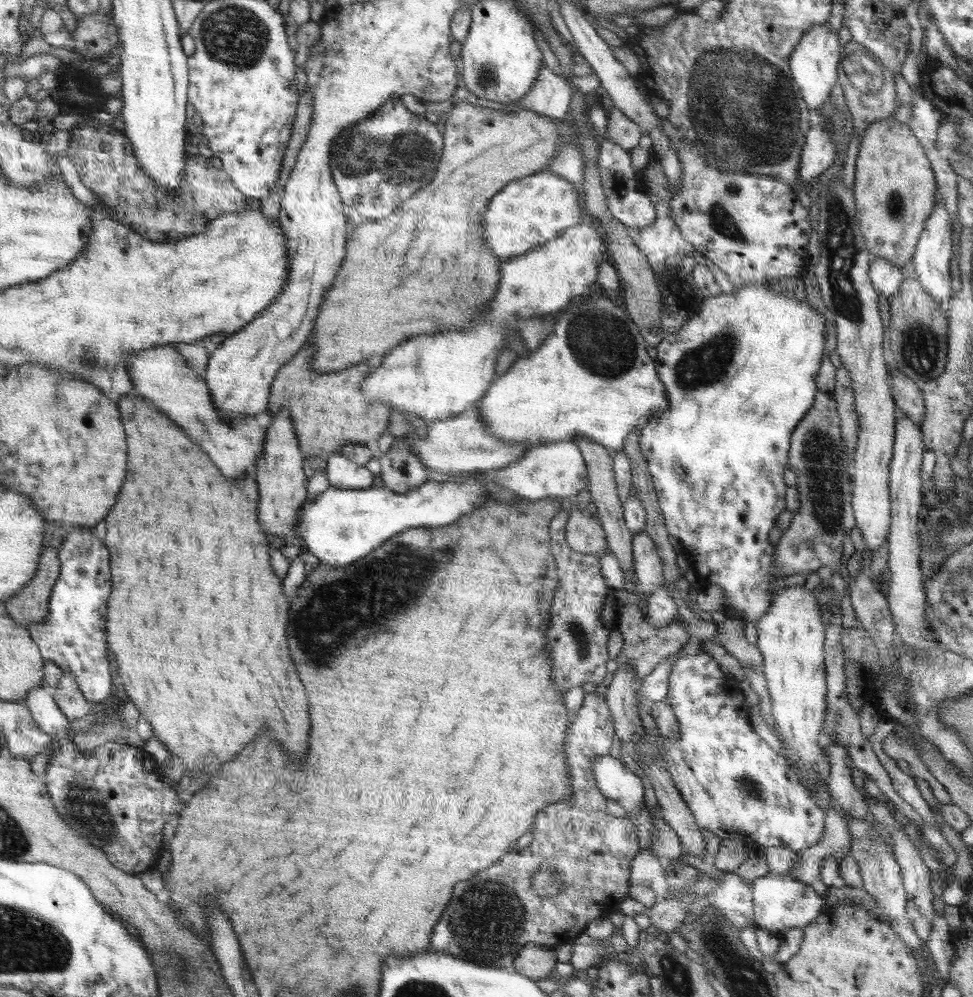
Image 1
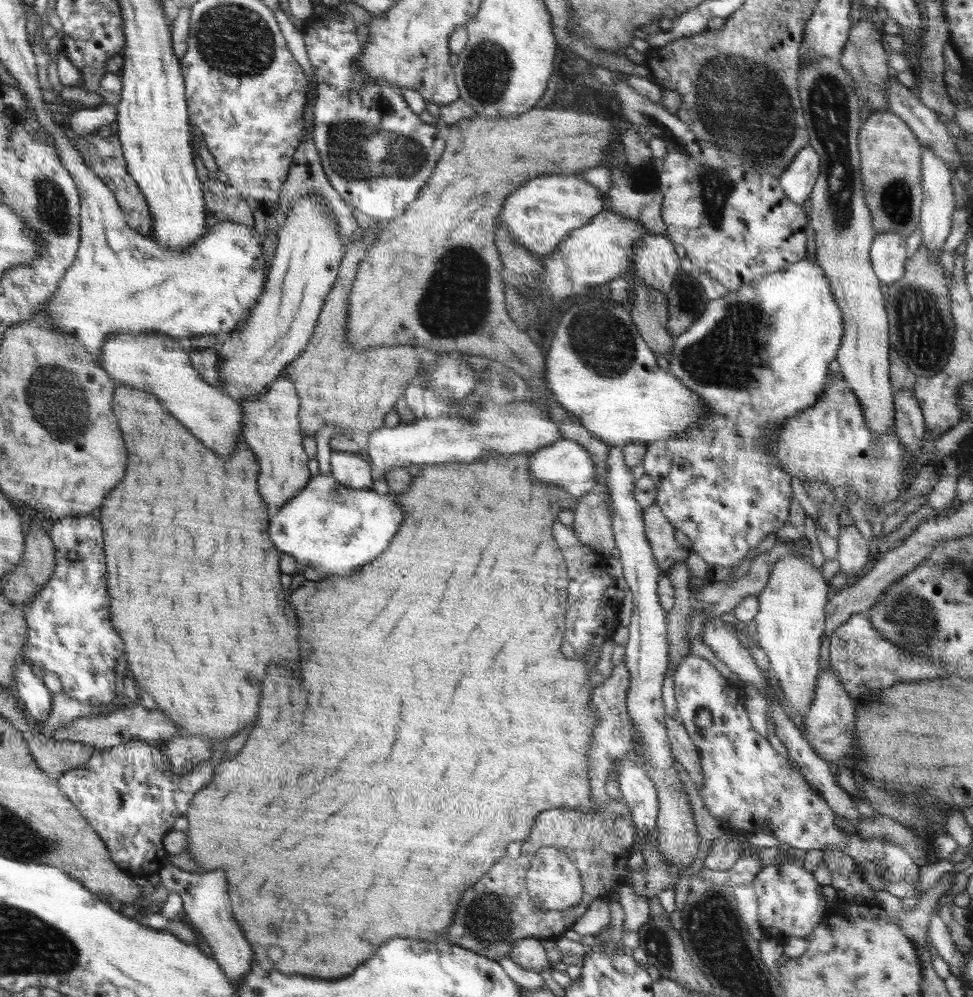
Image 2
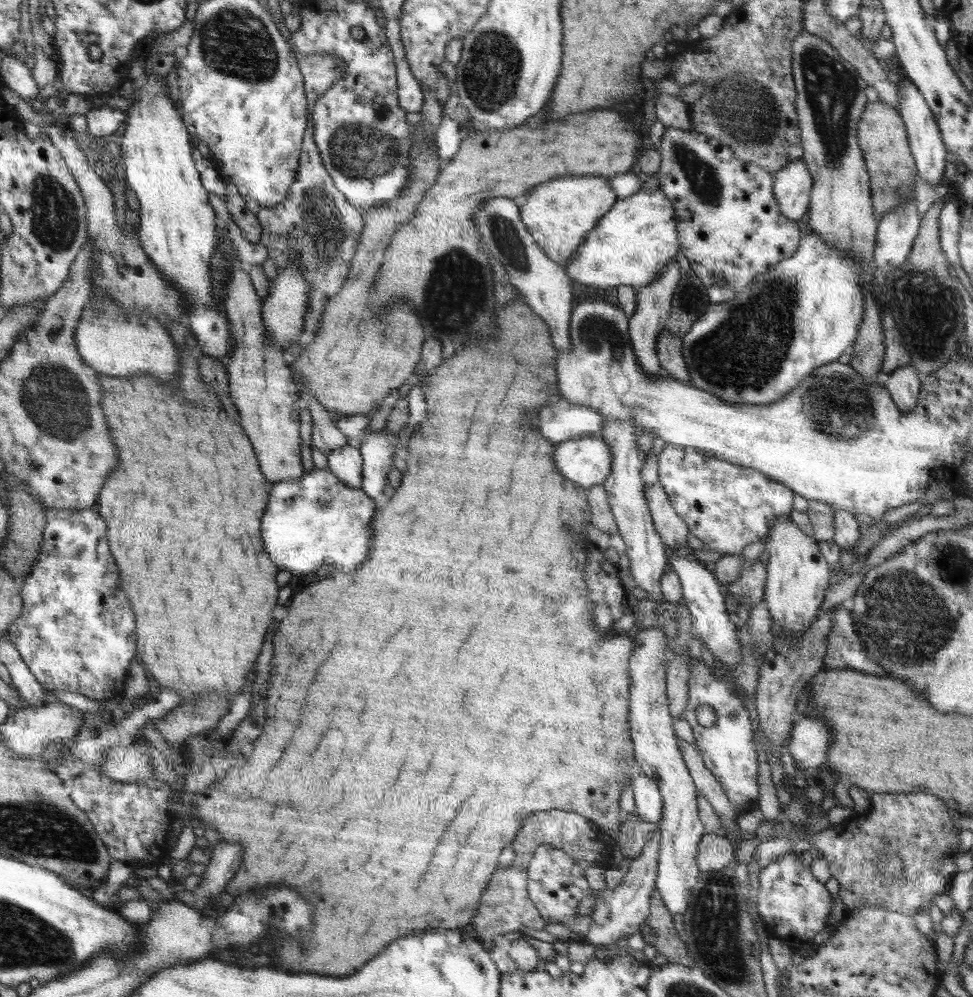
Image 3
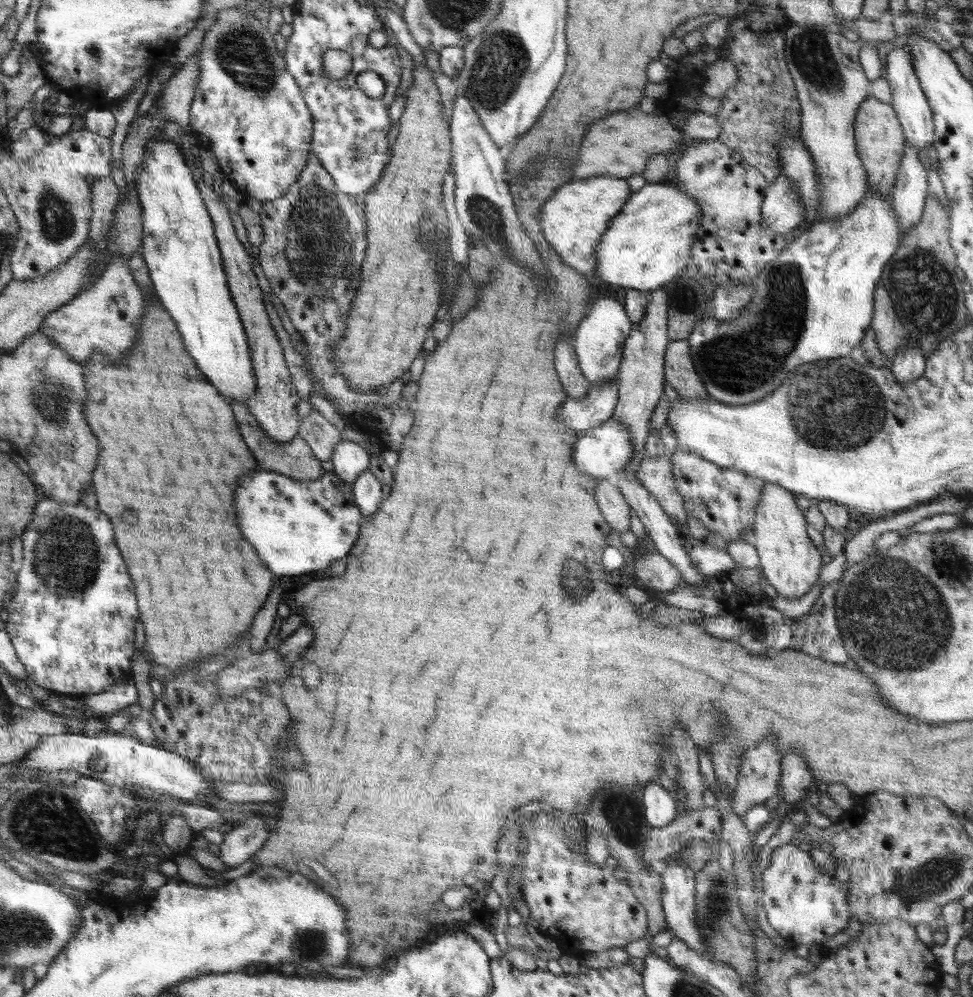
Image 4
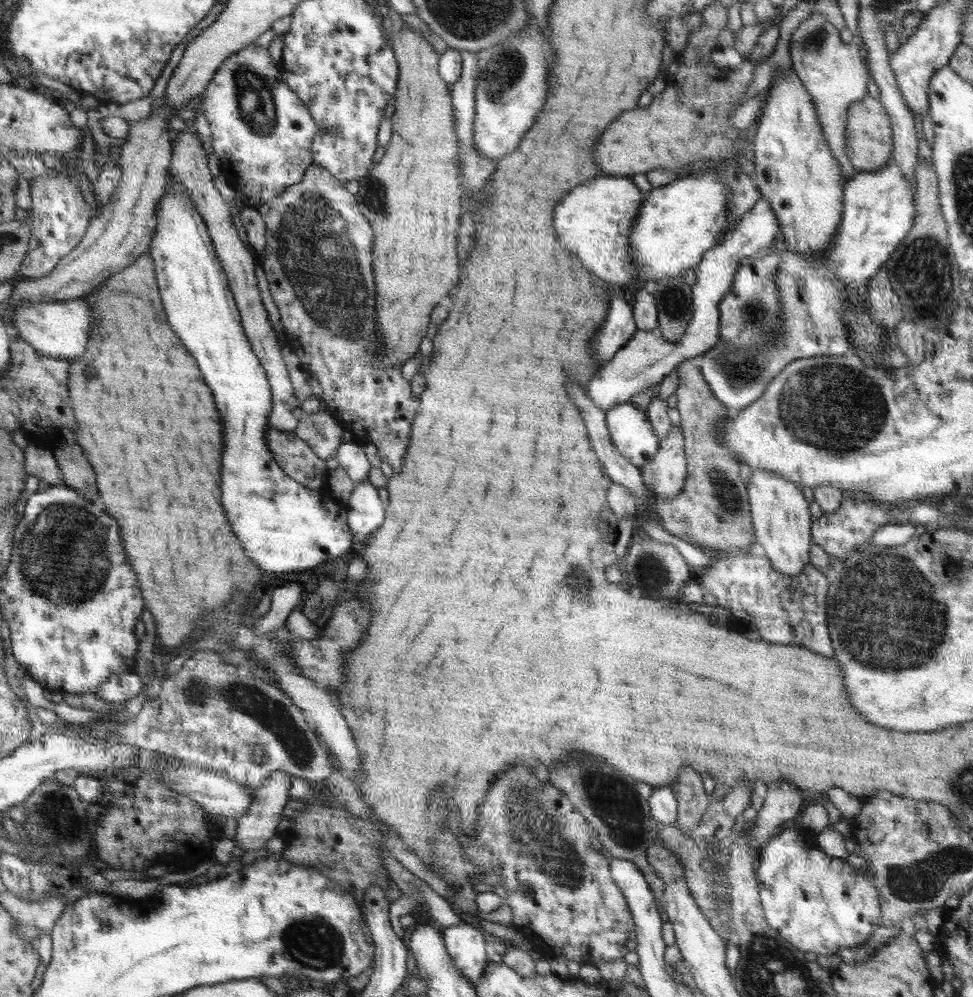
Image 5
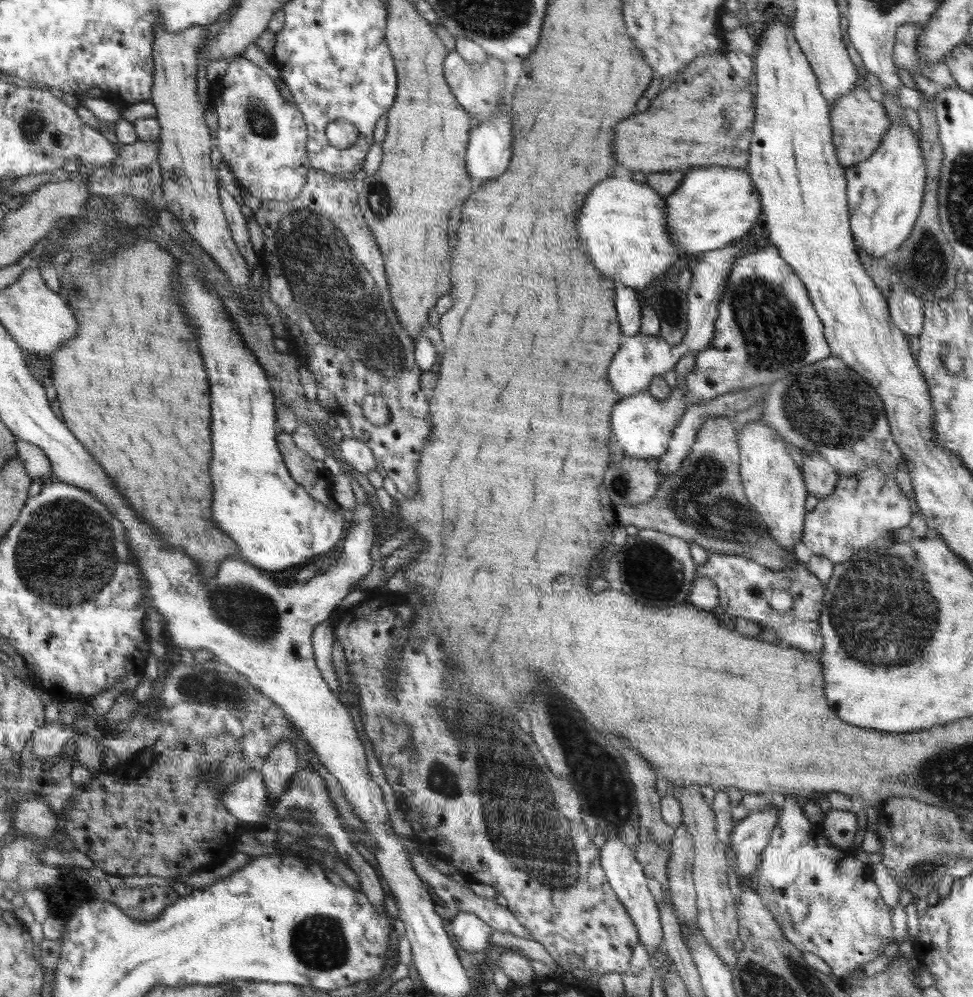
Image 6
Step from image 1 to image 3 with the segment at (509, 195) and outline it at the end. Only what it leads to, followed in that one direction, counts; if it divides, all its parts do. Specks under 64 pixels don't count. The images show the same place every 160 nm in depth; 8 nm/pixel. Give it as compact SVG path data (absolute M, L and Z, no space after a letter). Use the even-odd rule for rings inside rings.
M564 176L538 184L526 193L526 202L520 208L521 219L528 232L534 237L538 246L560 266L567 264L575 257L575 251L583 244L585 236L597 225L597 222L612 209L617 202L616 194L607 178L599 176Z

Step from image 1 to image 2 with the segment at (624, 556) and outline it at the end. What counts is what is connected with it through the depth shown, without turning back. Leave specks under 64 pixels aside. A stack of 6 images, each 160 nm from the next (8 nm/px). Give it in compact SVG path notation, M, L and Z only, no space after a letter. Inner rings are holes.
M534 108L529 111L523 112L514 118L490 118L488 116L475 115L470 119L462 119L456 124L449 126L448 131L445 131L445 152L441 154L441 160L437 163L436 170L433 171L432 178L425 184L424 190L420 192L420 195L407 207L404 214L401 214L394 220L389 220L382 224L380 227L379 235L369 248L370 256L366 256L362 268L360 266L357 270L357 278L353 284L351 293L349 294L349 324L346 340L349 341L350 346L355 351L364 351L366 348L374 347L393 347L393 346L406 346L414 345L418 346L424 353L438 353L448 352L452 353L452 350L460 350L460 353L476 354L476 356L492 356L496 360L502 360L502 364L510 366L516 374L520 374L520 378L528 384L528 388L532 390L532 396L536 400L541 400L541 404L547 407L548 415L550 419L559 426L560 432L563 437L575 440L578 444L581 444L592 457L592 460L596 465L597 472L597 489L600 490L600 494L603 496L609 512L611 514L611 504L609 504L609 494L607 494L607 486L605 486L605 480L607 475L607 458L608 458L608 444L599 439L598 435L590 432L587 428L583 427L582 422L578 420L577 416L574 416L572 412L564 410L556 398L552 396L552 392L547 391L546 386L546 370L544 370L544 356L540 354L540 350L536 348L536 344L526 336L522 334L516 324L510 320L508 314L506 314L506 306L504 306L504 294L502 294L502 256L497 248L496 233L494 230L497 228L496 220L500 215L501 209L505 205L505 201L509 199L512 192L516 191L524 183L528 183L529 180L538 178L546 174L564 174L574 175L583 170L594 168L596 166L603 166L606 164L608 158L610 158L610 150L612 150L612 144L618 140L616 136L616 130L612 128L612 124L608 119L600 113L588 113L576 110L564 110L554 108Z

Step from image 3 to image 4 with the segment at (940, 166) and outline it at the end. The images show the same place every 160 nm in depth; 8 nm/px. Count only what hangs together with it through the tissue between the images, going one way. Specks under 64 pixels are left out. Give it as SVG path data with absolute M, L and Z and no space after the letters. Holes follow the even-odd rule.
M904 47L895 48L891 49L887 58L886 81L892 88L892 109L902 126L906 142L911 145L910 147L915 148L916 154L919 150L925 150L928 155L928 147L933 144L934 134L936 134L933 113L922 88L920 88L920 83L917 81L914 65L910 62L911 54Z

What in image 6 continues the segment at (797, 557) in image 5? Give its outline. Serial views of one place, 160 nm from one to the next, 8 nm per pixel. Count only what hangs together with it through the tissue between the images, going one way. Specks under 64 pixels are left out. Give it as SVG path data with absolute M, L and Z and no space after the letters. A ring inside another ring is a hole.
M760 421L747 423L737 433L739 448L739 473L743 489L749 503L759 512L768 531L771 532L774 544L784 550L792 550L802 542L805 502L807 488L803 481L803 473L790 457L785 442L779 439L775 430L765 427Z

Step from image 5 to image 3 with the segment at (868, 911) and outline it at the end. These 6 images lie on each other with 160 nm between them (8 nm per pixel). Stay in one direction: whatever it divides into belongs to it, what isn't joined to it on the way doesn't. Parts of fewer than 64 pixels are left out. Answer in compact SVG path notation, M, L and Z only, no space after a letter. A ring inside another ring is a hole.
M792 852L766 863L759 872L757 910L769 936L782 940L795 952L800 946L813 942L814 936L824 930L832 912L836 896L818 882L810 868L803 865L800 855Z

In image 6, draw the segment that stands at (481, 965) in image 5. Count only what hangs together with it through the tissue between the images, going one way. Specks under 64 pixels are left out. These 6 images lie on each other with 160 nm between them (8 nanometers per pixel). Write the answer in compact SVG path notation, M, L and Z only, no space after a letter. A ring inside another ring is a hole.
M458 912L451 920L451 931L462 950L474 953L488 946L492 928L473 912Z

